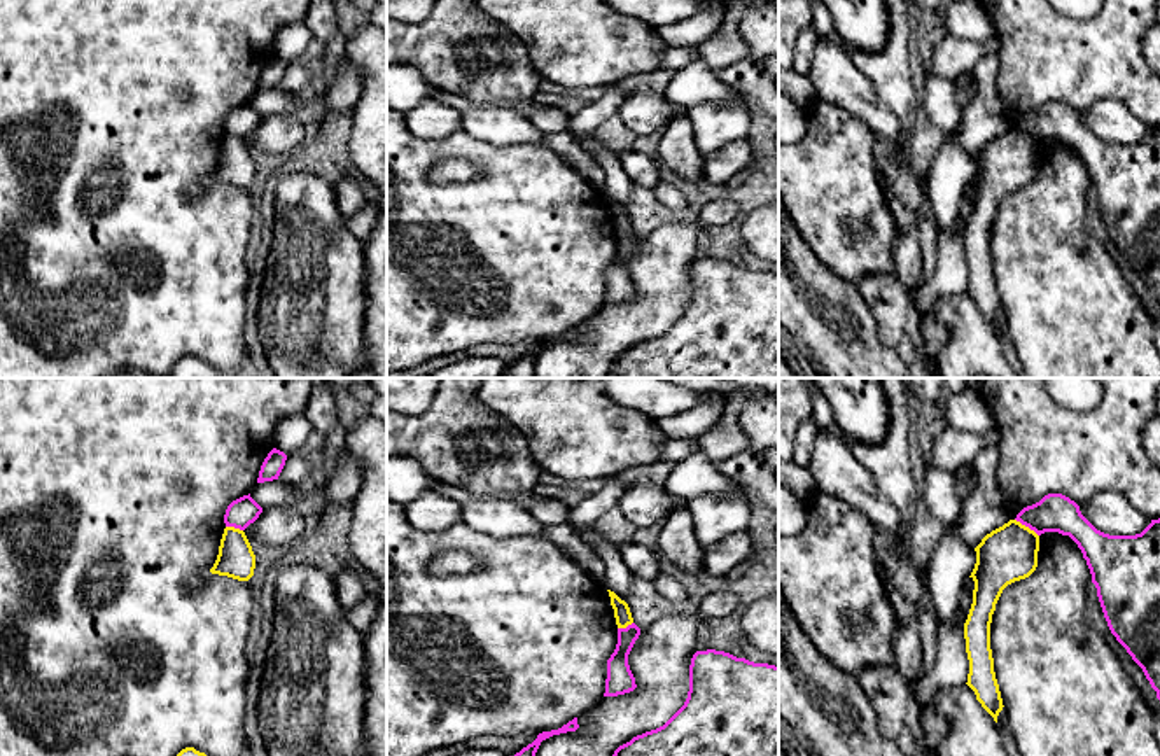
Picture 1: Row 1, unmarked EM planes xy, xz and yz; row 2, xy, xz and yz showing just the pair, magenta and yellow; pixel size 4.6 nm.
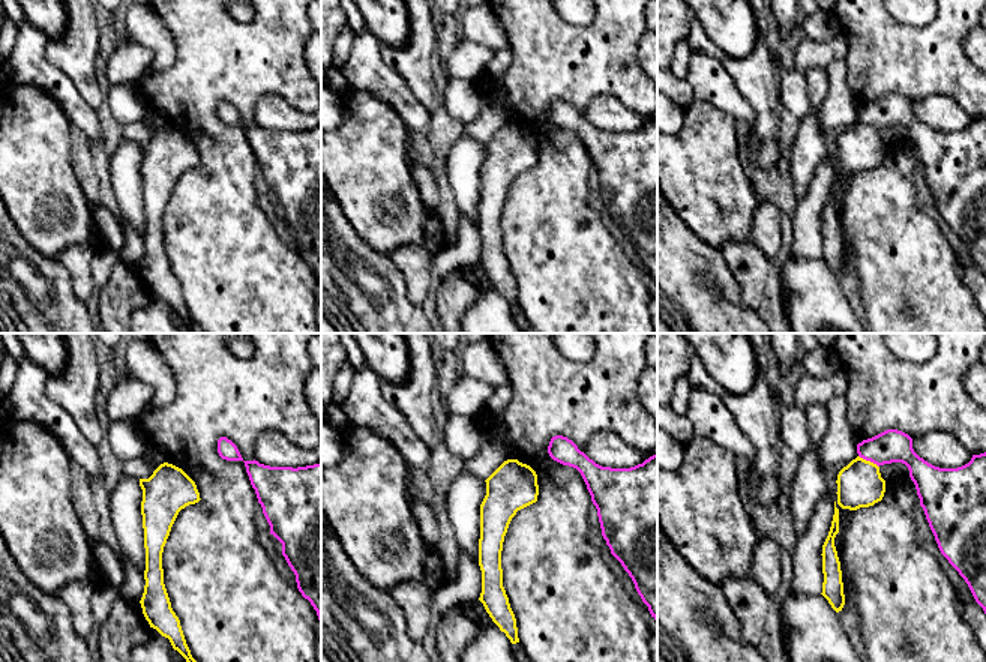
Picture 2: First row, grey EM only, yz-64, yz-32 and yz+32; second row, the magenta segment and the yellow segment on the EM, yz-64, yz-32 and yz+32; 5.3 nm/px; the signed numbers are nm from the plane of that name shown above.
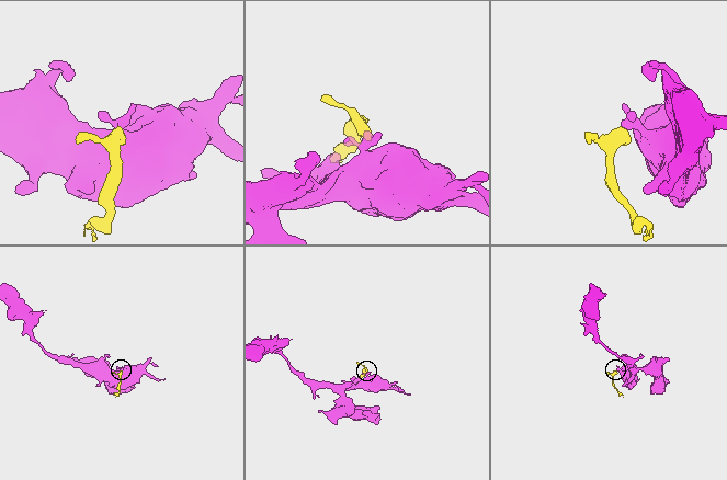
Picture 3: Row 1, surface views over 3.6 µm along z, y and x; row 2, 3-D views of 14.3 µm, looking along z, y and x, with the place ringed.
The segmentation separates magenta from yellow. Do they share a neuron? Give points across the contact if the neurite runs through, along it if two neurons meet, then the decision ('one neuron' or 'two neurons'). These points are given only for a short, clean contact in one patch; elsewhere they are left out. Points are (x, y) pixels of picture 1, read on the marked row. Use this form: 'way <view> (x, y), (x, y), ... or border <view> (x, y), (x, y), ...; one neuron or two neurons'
border yz (1015, 518), (1038, 536); two neurons

